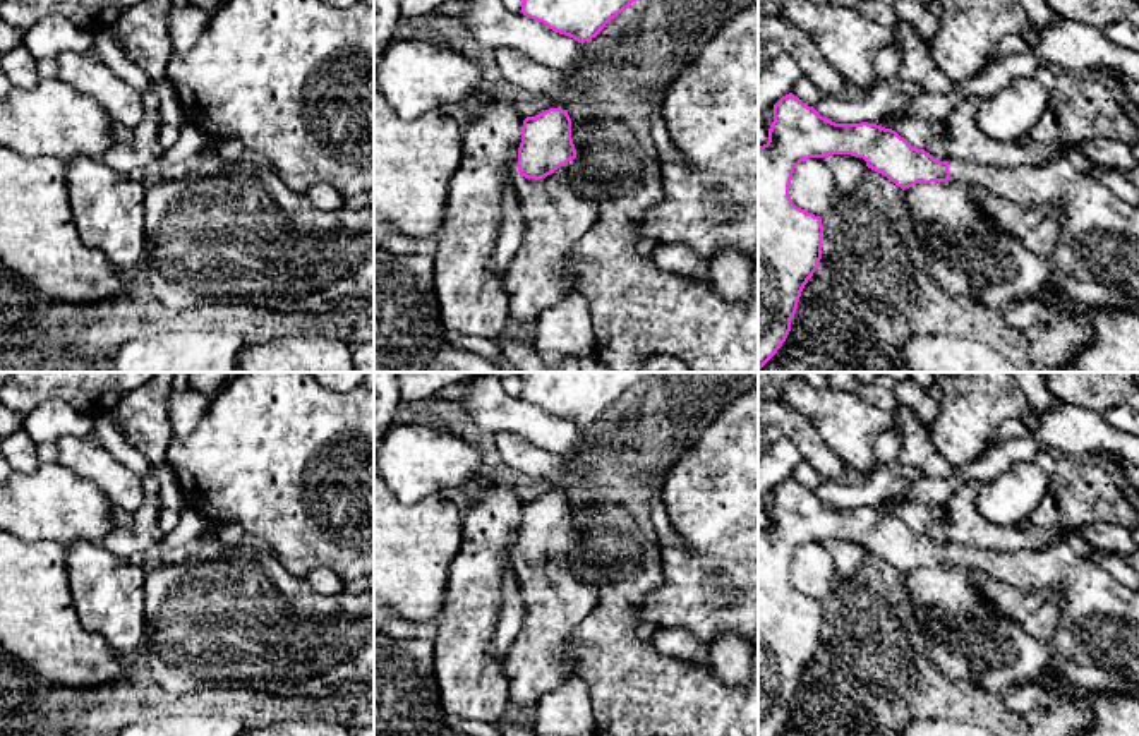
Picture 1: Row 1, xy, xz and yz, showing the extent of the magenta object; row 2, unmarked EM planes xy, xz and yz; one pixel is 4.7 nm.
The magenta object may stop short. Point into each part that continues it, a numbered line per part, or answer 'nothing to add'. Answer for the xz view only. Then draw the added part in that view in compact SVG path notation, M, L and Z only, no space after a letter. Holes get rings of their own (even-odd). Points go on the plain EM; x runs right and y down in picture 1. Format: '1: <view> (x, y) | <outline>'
1: xz (556, 599) | M557 558L540 564L518 561L516 575L527 614L504 659L504 671L509 702L537 710L545 693L578 674L564 649L571 633L594 612L600 592Z

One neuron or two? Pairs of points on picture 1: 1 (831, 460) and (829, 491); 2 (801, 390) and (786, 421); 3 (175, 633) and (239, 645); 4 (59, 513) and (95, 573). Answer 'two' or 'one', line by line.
1: two
2: two
3: one
4: two

